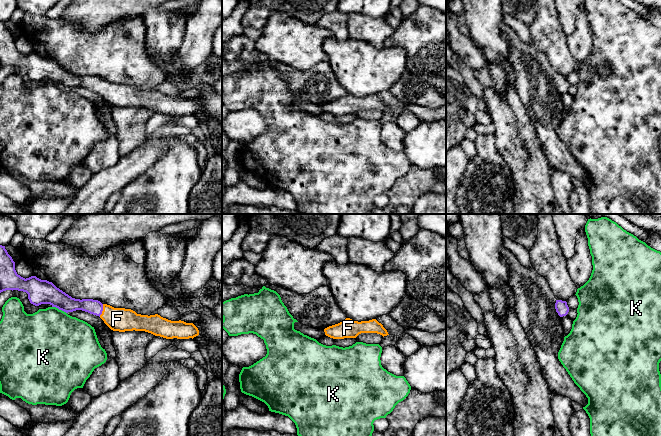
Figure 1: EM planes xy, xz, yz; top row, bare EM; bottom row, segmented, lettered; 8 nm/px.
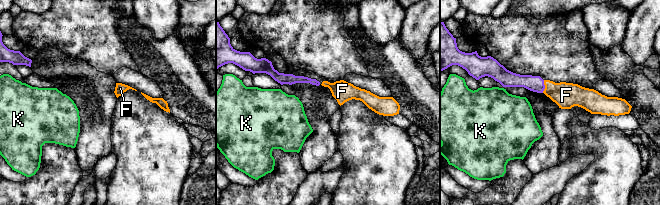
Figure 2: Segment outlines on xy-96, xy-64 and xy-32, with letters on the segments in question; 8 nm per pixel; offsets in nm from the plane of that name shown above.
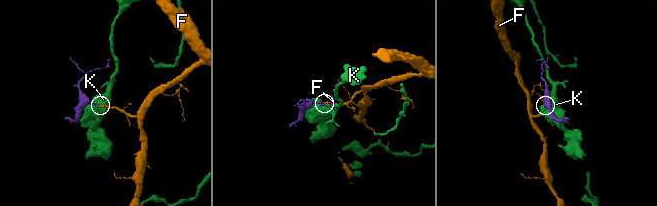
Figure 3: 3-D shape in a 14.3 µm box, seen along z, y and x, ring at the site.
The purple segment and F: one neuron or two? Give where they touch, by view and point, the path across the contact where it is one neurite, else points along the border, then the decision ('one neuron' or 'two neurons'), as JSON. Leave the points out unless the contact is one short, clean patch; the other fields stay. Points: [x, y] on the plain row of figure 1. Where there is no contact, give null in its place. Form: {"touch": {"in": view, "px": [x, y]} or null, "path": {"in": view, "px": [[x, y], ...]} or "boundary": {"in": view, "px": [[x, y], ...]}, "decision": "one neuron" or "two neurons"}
{"touch": {"in": "xy", "px": [102, 86]}, "decision": "one neuron"}

